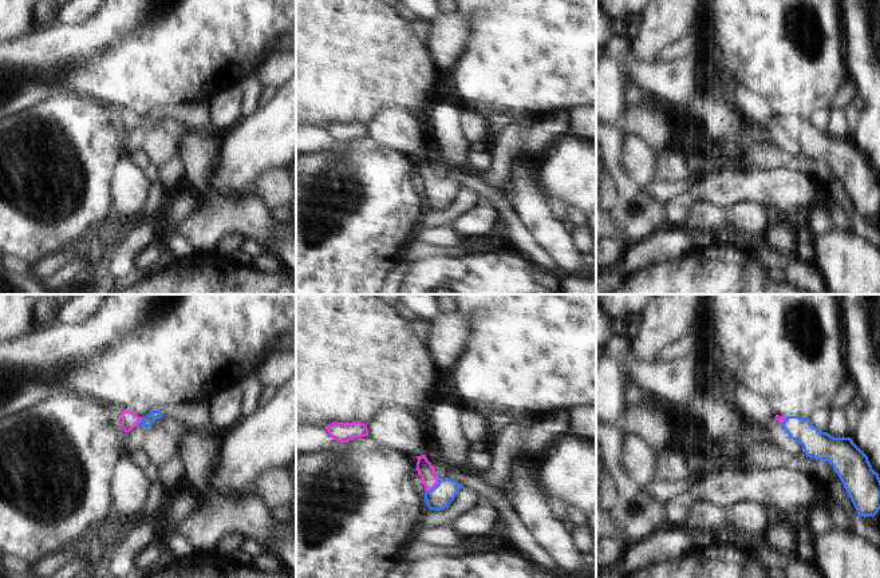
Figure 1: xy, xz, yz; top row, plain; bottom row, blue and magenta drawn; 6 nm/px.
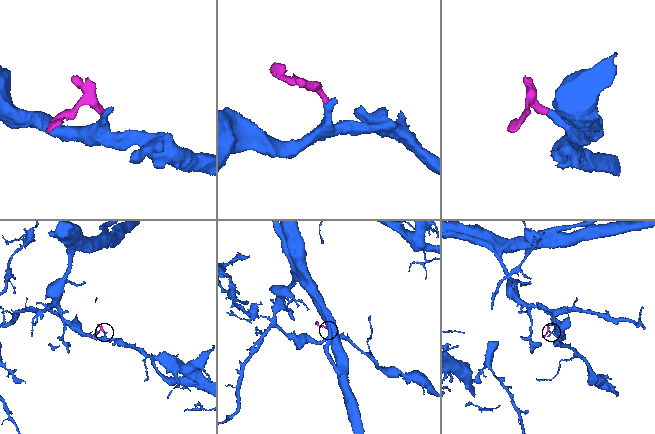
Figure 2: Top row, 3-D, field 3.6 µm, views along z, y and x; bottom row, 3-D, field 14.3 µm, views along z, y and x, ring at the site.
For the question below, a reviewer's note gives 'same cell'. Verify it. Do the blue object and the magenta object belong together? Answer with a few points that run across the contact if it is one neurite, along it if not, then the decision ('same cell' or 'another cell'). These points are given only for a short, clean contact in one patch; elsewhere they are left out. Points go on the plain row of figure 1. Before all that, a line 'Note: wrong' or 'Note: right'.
Note: right
line xz (445, 191), (434, 187), (426, 171); same cell

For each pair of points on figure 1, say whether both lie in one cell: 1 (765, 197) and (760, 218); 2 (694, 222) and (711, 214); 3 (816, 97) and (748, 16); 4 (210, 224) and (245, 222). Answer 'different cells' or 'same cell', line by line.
1: different cells
2: same cell
3: same cell
4: same cell

